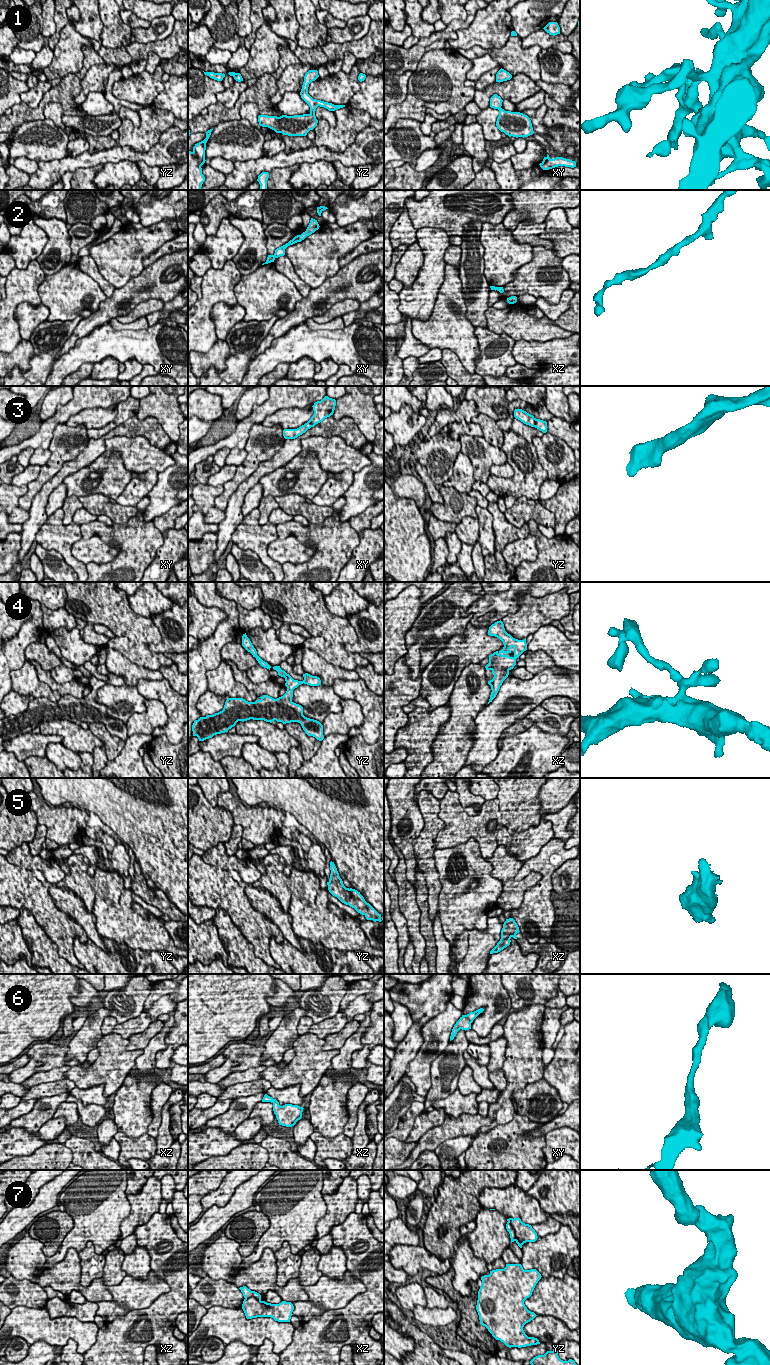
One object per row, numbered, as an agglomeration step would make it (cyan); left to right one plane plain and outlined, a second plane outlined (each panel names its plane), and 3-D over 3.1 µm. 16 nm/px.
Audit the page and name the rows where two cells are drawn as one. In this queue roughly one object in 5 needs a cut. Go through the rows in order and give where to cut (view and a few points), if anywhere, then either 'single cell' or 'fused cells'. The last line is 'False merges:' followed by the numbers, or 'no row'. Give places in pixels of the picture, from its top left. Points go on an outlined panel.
1: no cut | single cell
2: no cut | single cell
3: no cut | single cell
4: no cut | single cell
5: no cut | single cell
6: no cut | single cell
7: yz (508, 1221), (514, 1230), (516, 1240) | fused cells
False merges: 7

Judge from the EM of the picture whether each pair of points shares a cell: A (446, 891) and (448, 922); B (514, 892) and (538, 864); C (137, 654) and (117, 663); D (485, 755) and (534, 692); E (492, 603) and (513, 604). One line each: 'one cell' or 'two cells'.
A: one cell
B: two cells
C: two cells
D: one cell
E: one cell

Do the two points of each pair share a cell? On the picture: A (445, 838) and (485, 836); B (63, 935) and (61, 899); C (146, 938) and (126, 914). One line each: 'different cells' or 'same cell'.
A: same cell
B: different cells
C: same cell

